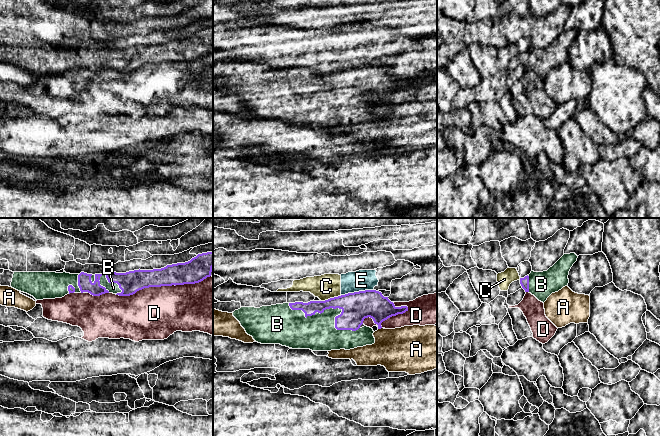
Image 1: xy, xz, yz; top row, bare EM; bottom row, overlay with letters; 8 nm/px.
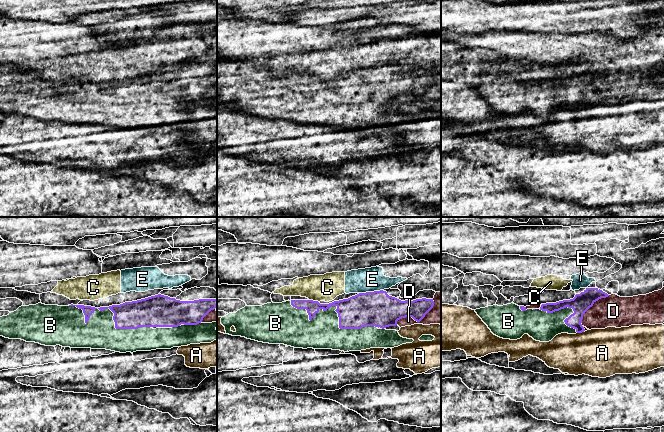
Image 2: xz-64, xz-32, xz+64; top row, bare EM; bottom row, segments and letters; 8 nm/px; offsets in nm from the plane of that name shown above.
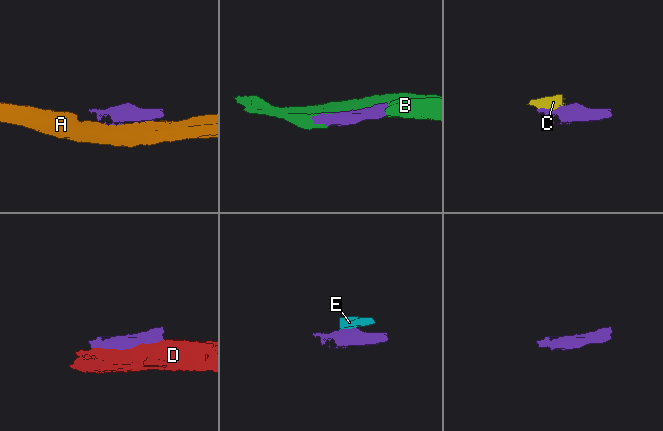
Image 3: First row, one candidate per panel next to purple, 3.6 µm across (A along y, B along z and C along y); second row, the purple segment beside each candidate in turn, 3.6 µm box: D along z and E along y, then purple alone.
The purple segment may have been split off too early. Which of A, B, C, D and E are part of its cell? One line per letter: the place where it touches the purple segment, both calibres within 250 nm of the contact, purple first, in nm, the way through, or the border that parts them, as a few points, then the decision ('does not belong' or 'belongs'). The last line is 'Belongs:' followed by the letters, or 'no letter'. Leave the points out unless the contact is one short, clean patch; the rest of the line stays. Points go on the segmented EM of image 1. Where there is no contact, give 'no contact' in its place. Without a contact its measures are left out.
A: contact xz (379, 328); calibres 240 and 360 nm; does not belong
B: contact xz (334, 308); calibres 240 and 280 nm; belongs
C: contact xz (331, 298); calibres 240 and 200 nm; border xz (341, 295), (321, 301); does not belong
D: contact xy (162, 285); calibres 180 and 420 nm; does not belong
E: contact xz (357, 292); calibres 240 and 170 nm; border xz (373, 289), (348, 292), (341, 295); does not belong
Belongs: B

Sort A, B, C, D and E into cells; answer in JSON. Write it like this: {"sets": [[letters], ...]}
{"sets": [["A"], ["B"], ["C", "E"], ["D"]]}

